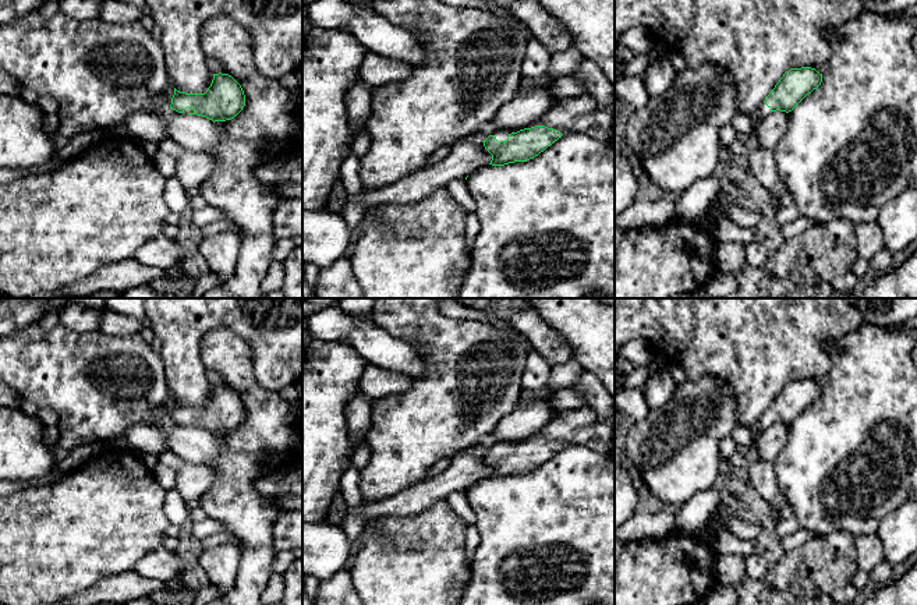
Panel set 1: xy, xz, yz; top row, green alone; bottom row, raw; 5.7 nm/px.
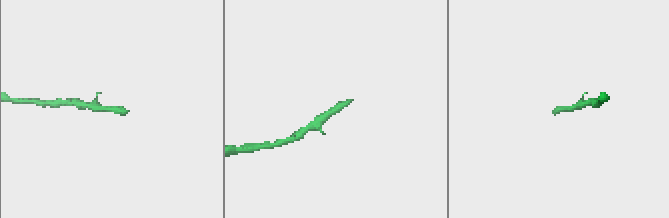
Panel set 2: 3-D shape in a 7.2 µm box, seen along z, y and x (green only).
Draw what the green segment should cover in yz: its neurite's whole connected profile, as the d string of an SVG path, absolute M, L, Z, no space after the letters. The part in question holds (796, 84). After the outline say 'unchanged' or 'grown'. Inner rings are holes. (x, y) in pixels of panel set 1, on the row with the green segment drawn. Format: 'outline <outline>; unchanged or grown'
outline M801 67L790 68L783 74L772 92L758 107L757 114L765 118L772 112L792 112L808 93L817 89L822 82L822 74L815 68Z; grown

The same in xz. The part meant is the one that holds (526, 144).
outline M590 93L553 102L549 110L525 128L498 130L484 142L492 155L489 164L504 166L534 159L563 134L580 132L610 141L615 102L601 107Z; grown

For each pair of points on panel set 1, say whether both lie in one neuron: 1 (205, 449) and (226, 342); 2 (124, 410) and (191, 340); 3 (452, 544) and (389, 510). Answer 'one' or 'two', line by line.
1: two
2: two
3: two

